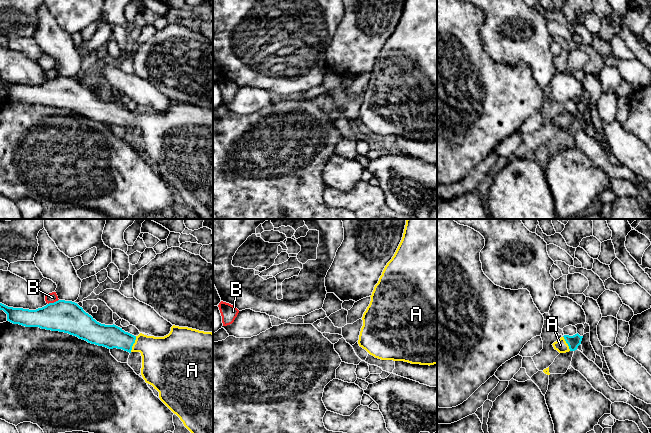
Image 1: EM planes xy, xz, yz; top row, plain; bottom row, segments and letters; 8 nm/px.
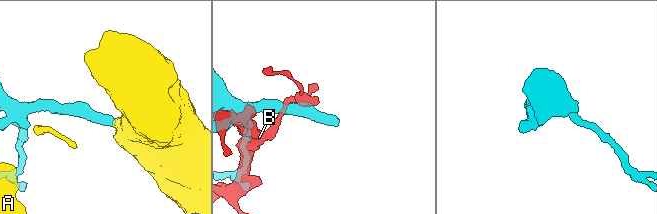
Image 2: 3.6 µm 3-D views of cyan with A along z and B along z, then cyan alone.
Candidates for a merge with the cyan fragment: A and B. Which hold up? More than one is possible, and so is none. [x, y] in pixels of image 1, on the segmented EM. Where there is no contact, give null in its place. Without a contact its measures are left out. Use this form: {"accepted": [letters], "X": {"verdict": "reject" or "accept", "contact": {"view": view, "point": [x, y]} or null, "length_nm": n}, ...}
{"accepted": ["A"], "A": {"verdict": "accept", "contact": {"view": "xy", "point": [133, 343]}, "length_nm": 140}, "B": {"verdict": "reject", "contact": {"view": "xy", "point": [54, 302]}, "length_nm": 100}}

